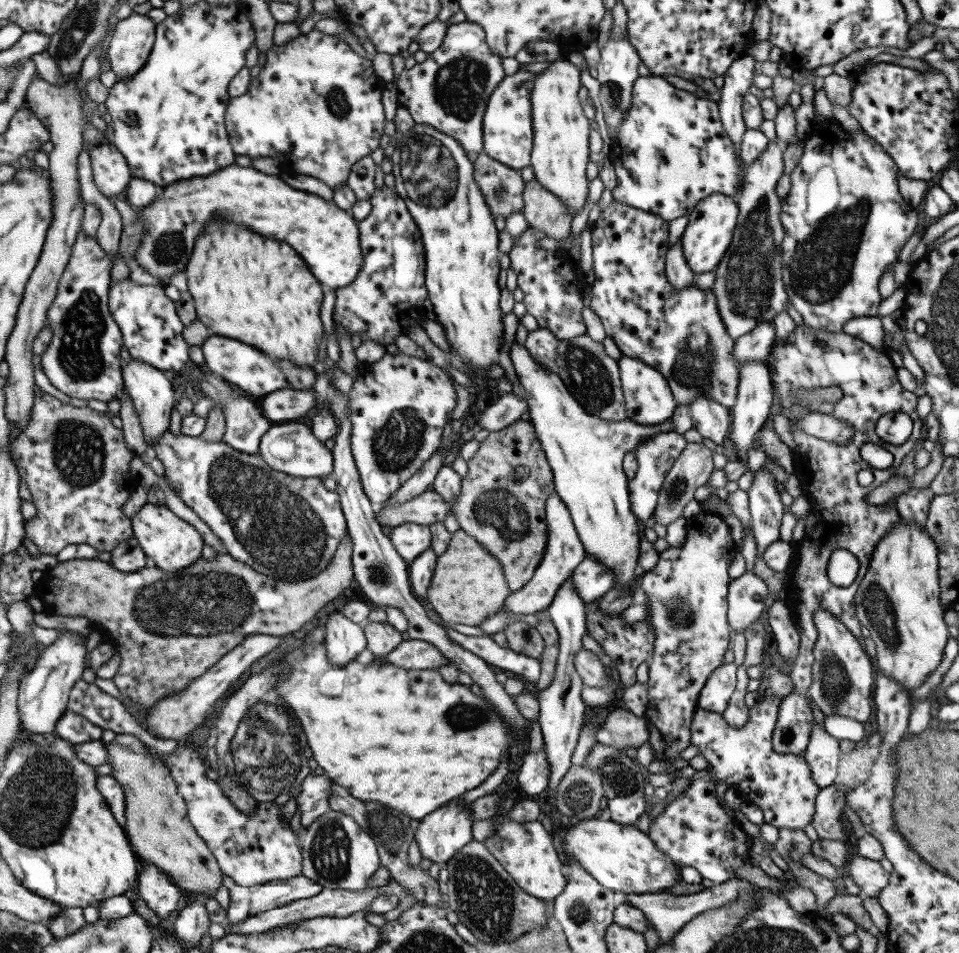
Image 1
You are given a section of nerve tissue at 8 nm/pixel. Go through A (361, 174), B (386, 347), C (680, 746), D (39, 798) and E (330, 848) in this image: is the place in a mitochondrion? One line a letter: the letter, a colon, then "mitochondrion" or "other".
A: other
B: other
C: other
D: mitochondrion
E: mitochondrion

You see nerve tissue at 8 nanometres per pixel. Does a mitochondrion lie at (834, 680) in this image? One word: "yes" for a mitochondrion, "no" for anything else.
yes

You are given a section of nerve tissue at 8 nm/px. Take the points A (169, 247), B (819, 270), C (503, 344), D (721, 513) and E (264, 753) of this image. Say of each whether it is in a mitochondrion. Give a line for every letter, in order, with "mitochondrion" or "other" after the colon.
A: mitochondrion
B: mitochondrion
C: other
D: other
E: mitochondrion

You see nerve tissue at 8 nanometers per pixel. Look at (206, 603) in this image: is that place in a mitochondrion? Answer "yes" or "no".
yes

